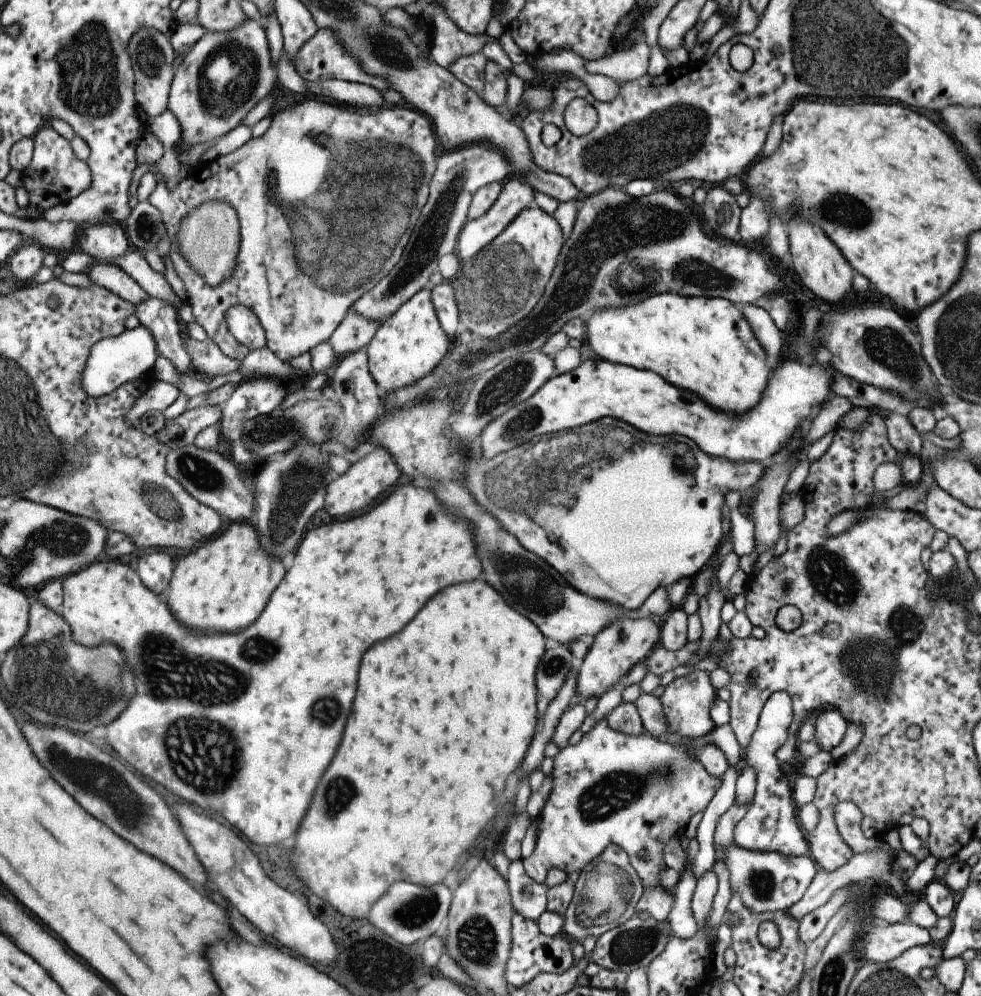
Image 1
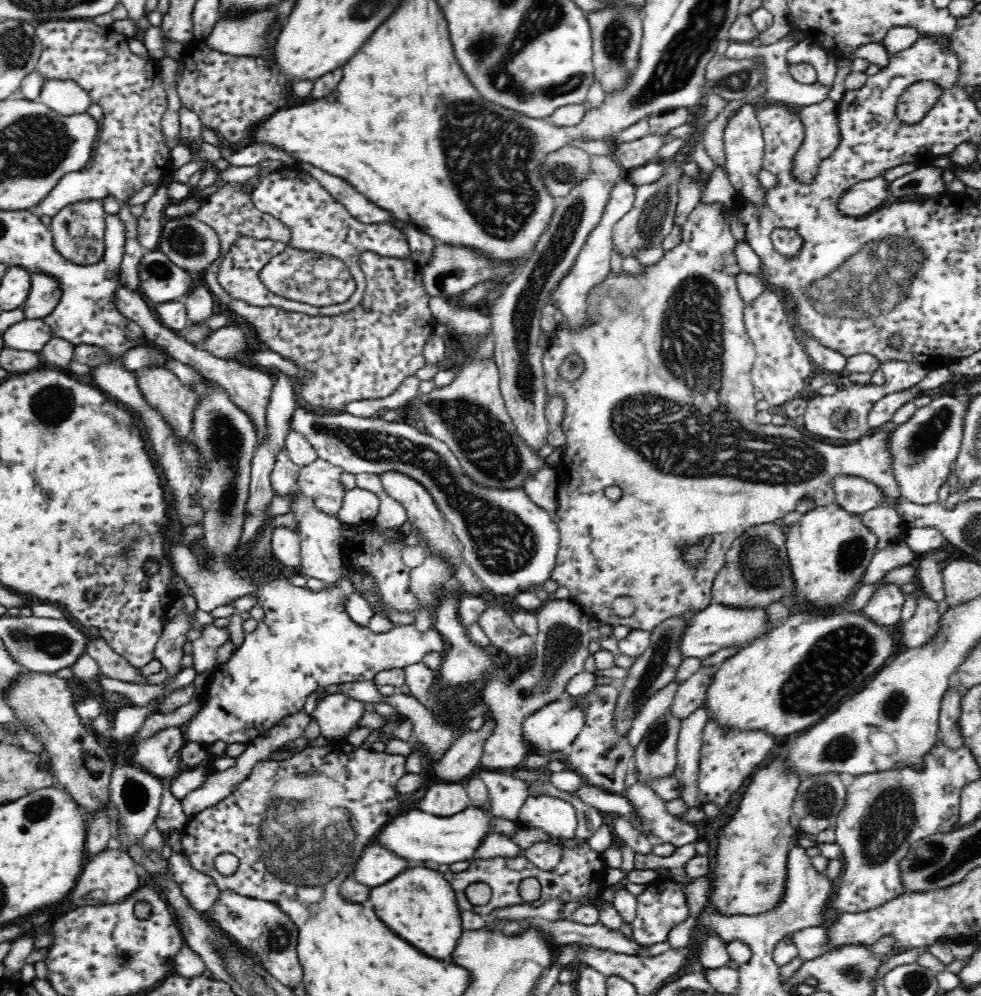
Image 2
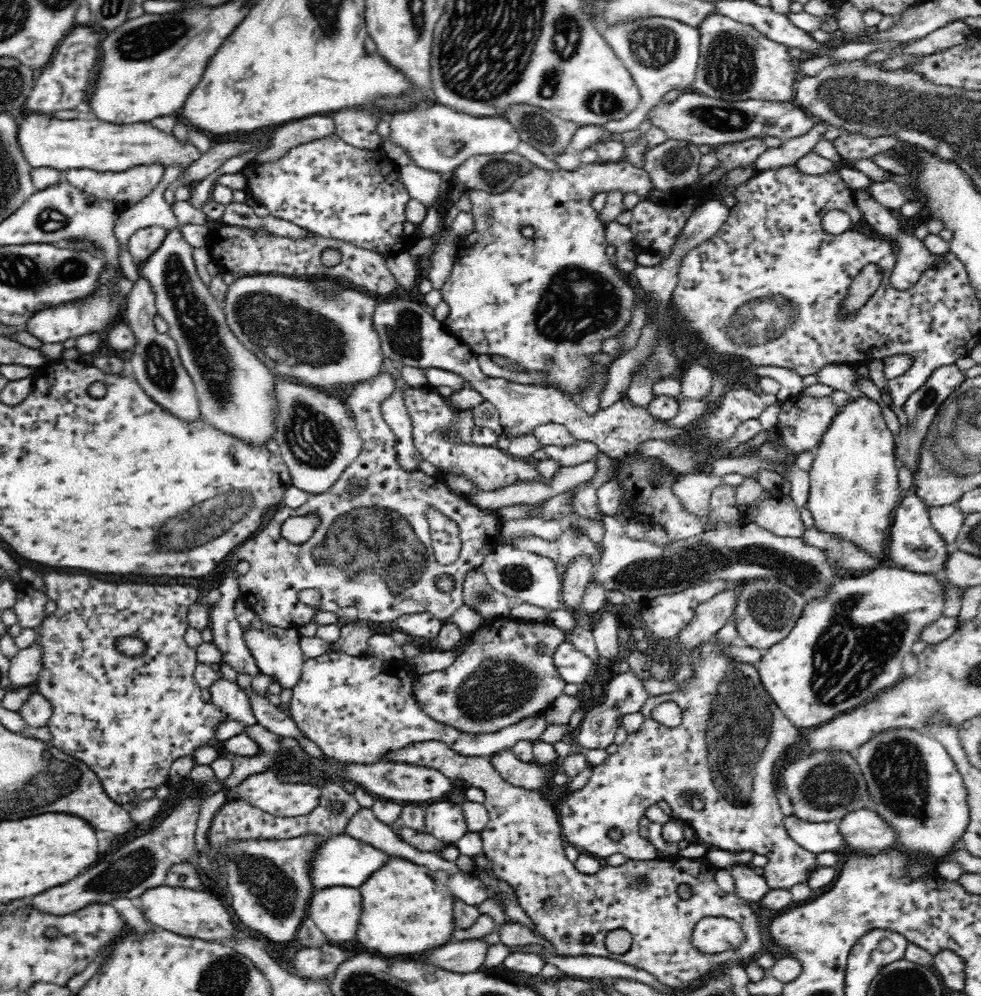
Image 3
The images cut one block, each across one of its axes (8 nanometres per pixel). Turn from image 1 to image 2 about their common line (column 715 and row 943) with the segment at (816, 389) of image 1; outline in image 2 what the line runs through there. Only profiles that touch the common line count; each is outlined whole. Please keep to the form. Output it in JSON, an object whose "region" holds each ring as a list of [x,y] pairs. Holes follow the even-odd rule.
{"region":[[[416,864],[416,868],[406,870],[396,880],[372,888],[370,892],[370,902],[380,920],[384,920],[400,938],[408,940],[412,946],[434,958],[450,956],[458,944],[458,938],[462,936],[462,916],[456,904],[454,888],[442,876],[444,874],[436,870],[426,866],[420,868]]]}

